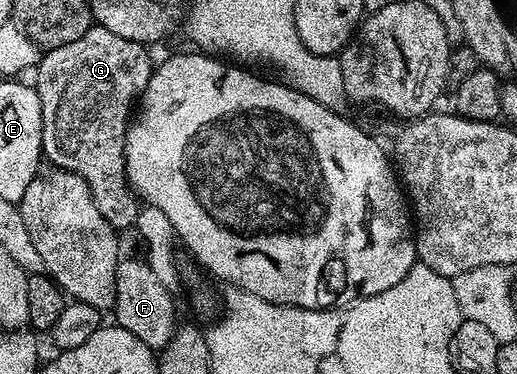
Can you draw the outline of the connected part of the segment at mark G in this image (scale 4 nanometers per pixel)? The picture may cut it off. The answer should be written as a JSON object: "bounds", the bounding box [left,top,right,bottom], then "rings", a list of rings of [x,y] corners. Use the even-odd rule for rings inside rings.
{"bounds":[34,27,154,231],"rings":[[[93,27],[86,31],[86,35],[82,35],[82,39],[66,43],[66,47],[47,50],[34,69],[34,84],[42,103],[44,157],[52,160],[49,162],[55,168],[76,173],[82,178],[86,187],[90,187],[94,207],[102,211],[102,219],[106,219],[106,223],[110,223],[117,231],[131,230],[142,208],[128,182],[124,152],[134,106],[139,102],[154,68],[154,61],[148,58],[148,52],[145,46],[130,39],[122,39],[122,35],[114,35],[114,31]]]}

